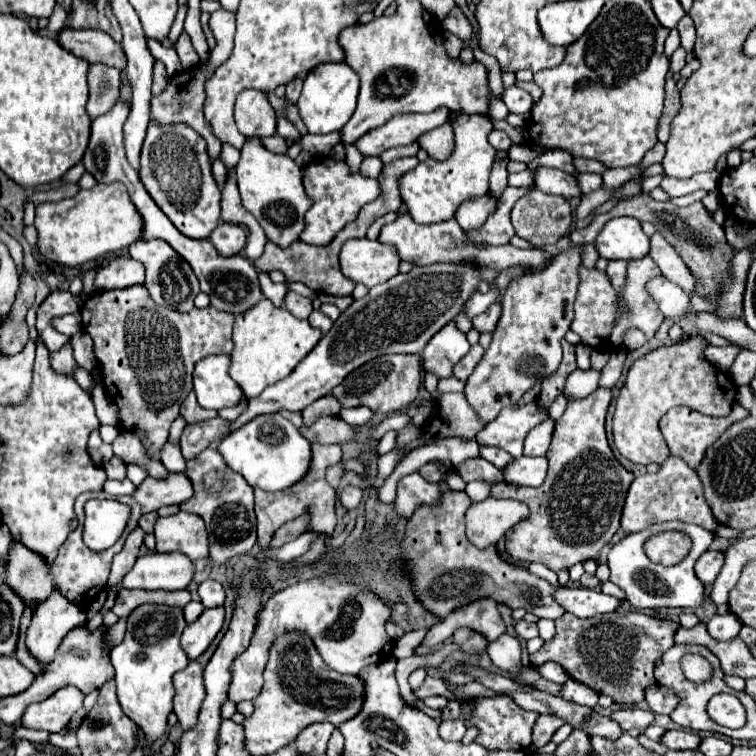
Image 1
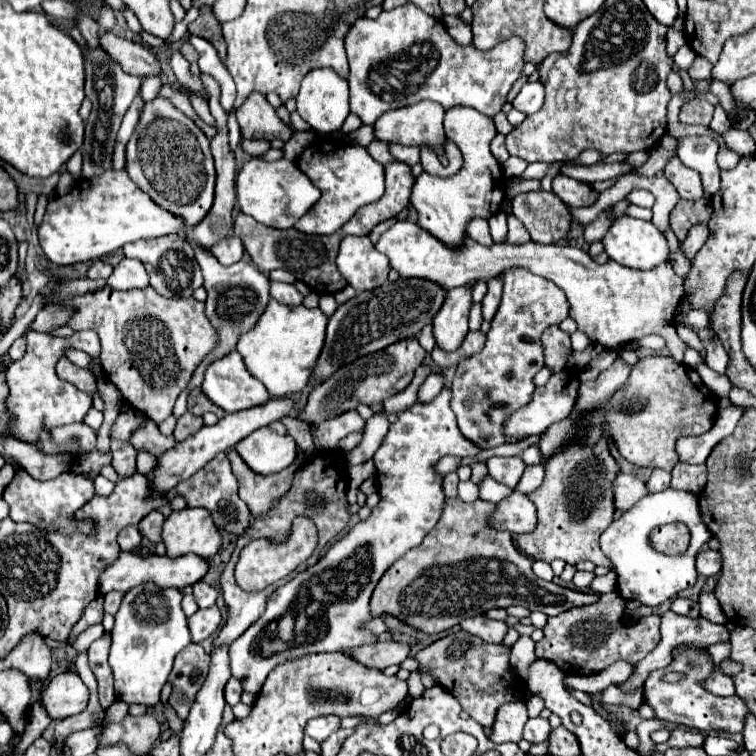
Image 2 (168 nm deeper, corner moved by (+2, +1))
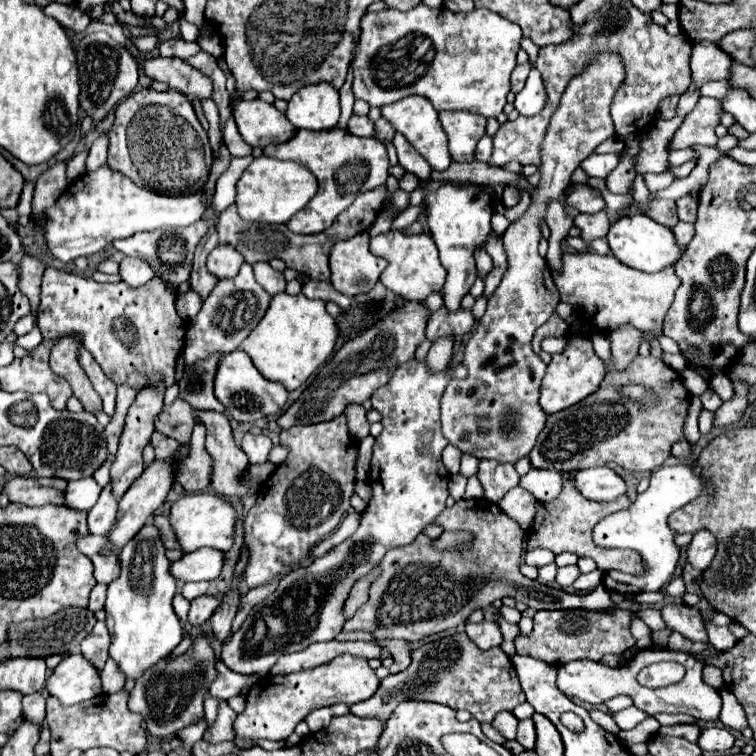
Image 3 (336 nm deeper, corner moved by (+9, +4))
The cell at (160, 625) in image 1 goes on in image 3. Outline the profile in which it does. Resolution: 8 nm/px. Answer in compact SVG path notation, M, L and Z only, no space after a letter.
M147 524L141 528L139 534L135 534L123 548L121 548L121 576L111 582L107 590L107 602L105 602L105 612L107 612L107 628L111 634L111 646L109 646L109 656L117 662L119 670L125 674L125 678L137 680L143 676L143 672L151 666L155 666L159 660L167 658L173 648L183 640L183 624L173 612L171 600L175 596L175 578L169 574L169 560L165 558L165 548L159 540L159 530L153 524Z

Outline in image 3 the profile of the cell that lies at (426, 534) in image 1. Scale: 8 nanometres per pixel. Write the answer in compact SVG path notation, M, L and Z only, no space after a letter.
M463 498L463 500L455 502L451 508L445 508L437 516L435 524L439 524L445 532L449 532L449 530L469 532L473 538L455 550L439 550L439 548L435 548L435 538L429 538L427 534L419 534L413 544L387 552L387 556L381 562L383 572L369 586L367 602L355 612L353 618L349 618L345 622L343 630L367 630L375 636L375 640L397 638L397 640L405 640L405 642L417 642L429 634L443 632L443 630L465 624L473 610L487 608L495 600L501 600L505 596L511 596L517 602L525 602L533 610L569 610L569 608L611 610L613 608L609 590L603 584L589 594L569 594L569 592L563 592L557 588L541 586L537 580L523 576L519 572L519 560L521 560L525 532L517 526L517 522L513 522L507 514L503 514L497 504L493 504L485 498L477 498L477 500Z

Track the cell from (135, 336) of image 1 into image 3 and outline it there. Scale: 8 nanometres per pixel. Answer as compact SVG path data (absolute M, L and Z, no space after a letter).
M47 268L41 282L41 302L37 308L37 326L45 340L63 336L69 332L79 332L83 336L83 346L93 354L97 364L103 368L105 376L115 384L129 384L133 390L141 392L143 388L169 388L175 384L175 366L177 358L185 348L187 326L175 310L177 292L171 290L161 278L151 278L145 286L131 288L123 282L117 284L99 284L91 278L69 274L63 270Z

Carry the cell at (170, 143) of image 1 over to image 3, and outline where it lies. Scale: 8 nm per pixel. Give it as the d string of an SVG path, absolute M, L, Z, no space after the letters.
M133 92L115 108L115 124L107 136L109 168L129 176L137 186L157 194L183 196L197 194L207 182L213 150L191 102L187 102L181 92Z

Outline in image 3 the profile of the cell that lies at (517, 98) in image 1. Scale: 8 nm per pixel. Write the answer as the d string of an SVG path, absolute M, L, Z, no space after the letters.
M533 68L527 76L525 88L521 92L517 92L517 96L515 96L515 108L523 116L533 116L543 110L545 100L547 100L547 96L545 96L545 88L541 82L541 74Z

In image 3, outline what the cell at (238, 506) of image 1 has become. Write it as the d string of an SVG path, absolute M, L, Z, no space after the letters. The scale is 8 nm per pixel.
M197 422L190 440L191 454L177 468L177 482L185 488L185 492L203 492L211 484L213 458L205 450L205 435L205 426Z

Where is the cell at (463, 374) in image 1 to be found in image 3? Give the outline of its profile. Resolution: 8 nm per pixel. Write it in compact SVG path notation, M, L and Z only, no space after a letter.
M439 308L437 312L431 314L427 322L427 340L435 342L443 336L453 336L461 338L473 330L475 318L469 310L459 310L459 312L447 312L445 308Z

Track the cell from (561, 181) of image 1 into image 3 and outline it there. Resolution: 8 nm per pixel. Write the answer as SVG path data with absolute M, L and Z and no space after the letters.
M569 184L569 188L563 192L563 202L587 214L595 214L607 208L601 192L597 188L591 188L589 184Z

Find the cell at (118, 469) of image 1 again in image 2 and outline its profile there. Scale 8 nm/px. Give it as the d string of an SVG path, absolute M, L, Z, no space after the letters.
M112 439L112 467L120 477L136 473L136 451L132 445Z

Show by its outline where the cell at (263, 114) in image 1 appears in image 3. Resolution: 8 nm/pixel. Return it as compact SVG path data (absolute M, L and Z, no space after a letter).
M259 98L241 100L233 108L233 118L237 122L239 134L251 146L267 146L287 142L295 134L295 126L279 112L273 104Z

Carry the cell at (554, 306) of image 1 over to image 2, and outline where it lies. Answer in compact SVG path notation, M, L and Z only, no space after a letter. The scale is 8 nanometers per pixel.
M512 267L504 273L502 303L492 319L482 351L458 363L452 381L450 407L458 419L458 429L464 439L470 439L480 449L492 449L506 443L502 423L520 407L530 403L534 393L534 375L544 367L540 335L546 327L558 325L568 317L570 305L560 287L530 273L524 267Z

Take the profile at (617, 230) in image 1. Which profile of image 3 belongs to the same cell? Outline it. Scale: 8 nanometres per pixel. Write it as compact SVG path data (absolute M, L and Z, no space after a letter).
M629 214L613 220L607 232L607 242L617 260L641 272L659 272L681 256L681 250L675 244L673 232L669 228L663 228L661 224L657 224L645 214Z

